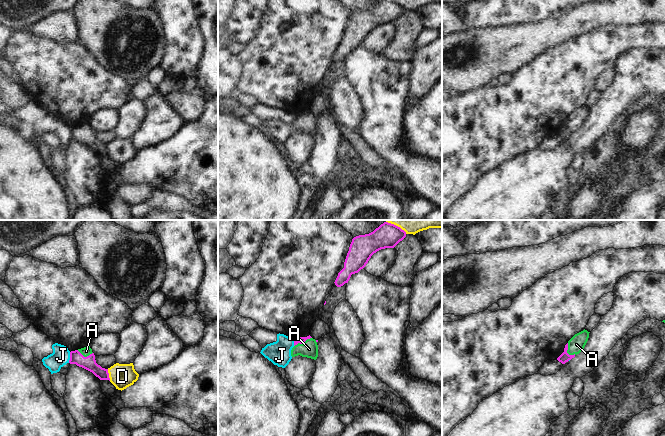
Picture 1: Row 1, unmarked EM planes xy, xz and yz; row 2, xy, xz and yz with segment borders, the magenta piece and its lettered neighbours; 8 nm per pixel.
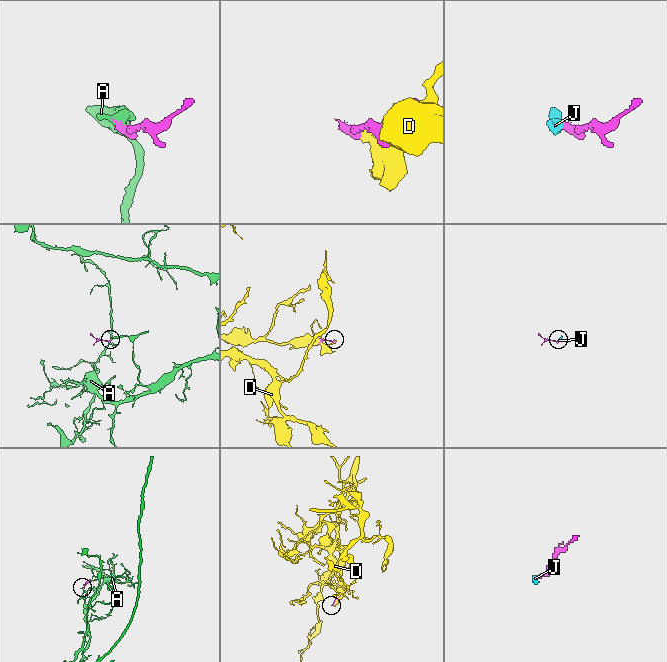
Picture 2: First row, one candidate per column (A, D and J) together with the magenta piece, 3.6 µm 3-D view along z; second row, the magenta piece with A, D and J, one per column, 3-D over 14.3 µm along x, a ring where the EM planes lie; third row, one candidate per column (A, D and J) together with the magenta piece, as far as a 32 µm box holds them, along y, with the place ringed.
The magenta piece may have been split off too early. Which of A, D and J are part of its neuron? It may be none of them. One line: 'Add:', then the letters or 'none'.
Add: A

